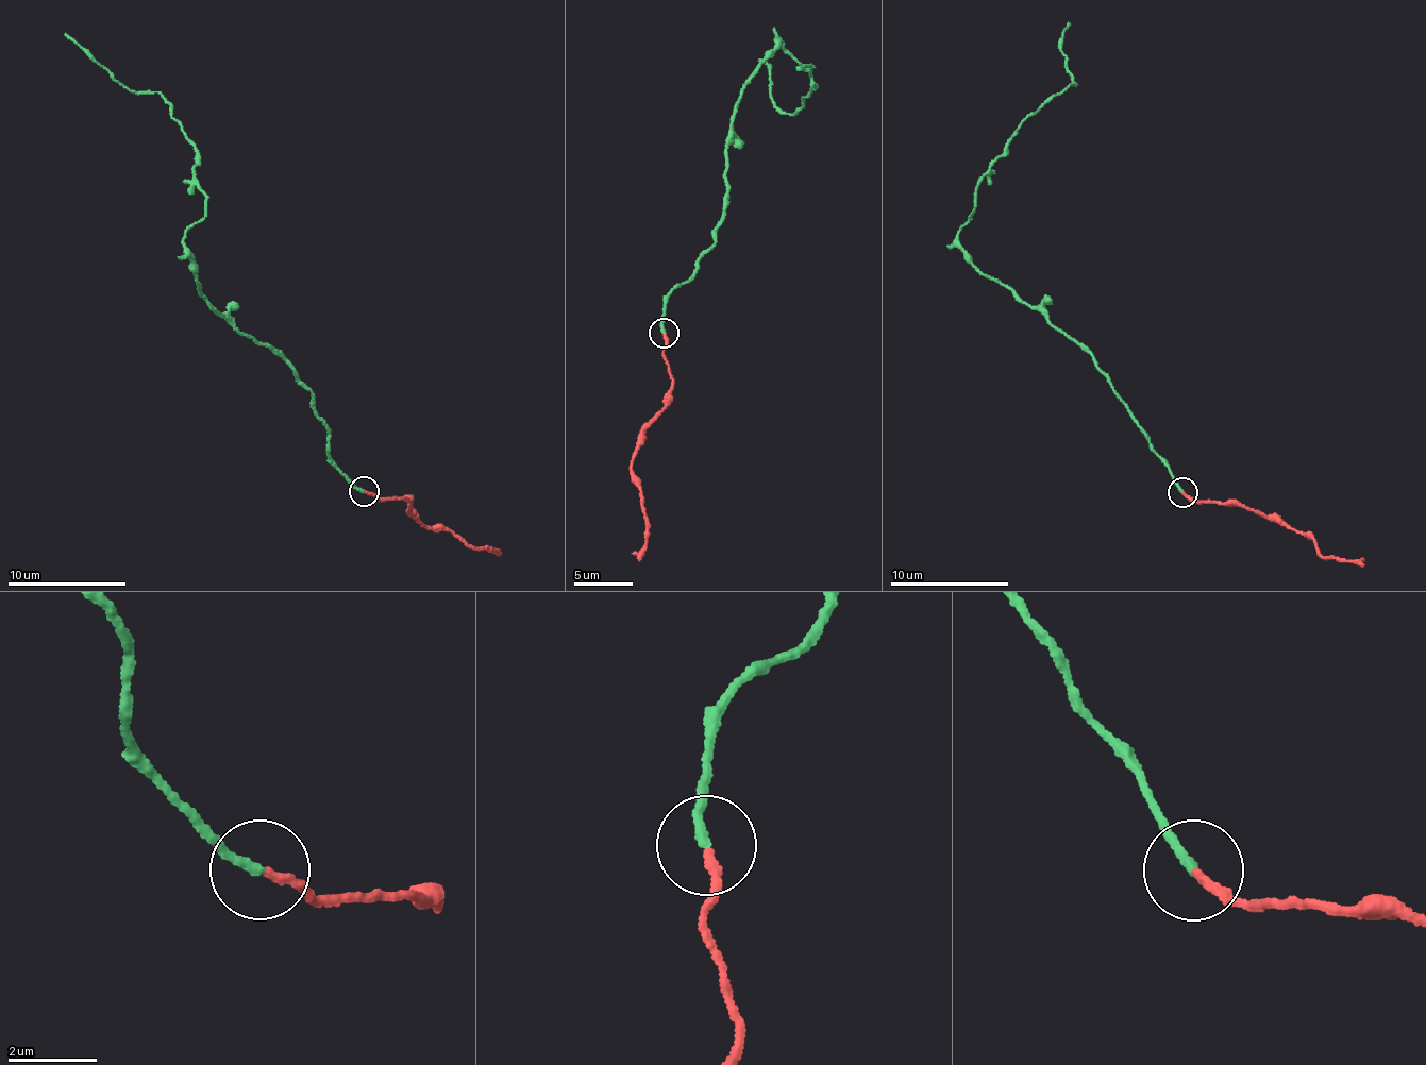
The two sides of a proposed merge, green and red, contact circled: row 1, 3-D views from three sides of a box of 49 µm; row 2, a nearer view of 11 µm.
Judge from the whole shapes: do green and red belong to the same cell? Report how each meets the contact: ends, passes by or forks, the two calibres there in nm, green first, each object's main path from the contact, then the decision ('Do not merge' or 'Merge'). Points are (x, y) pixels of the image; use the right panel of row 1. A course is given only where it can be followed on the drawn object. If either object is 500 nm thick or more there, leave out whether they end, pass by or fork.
At the ring green ends. At the ring red ends. Thickness 200 nm (green) against 190 nm. Course of green: (1183, 493), (1088, 352), (976, 269), (959, 239), (976, 184), (1006, 141), (1076, 84), (1061, 47), (1069, 22). Course of red: (1183, 493), (1214, 503), (1229, 504), (1312, 534), (1324, 559), (1364, 559). Merge

